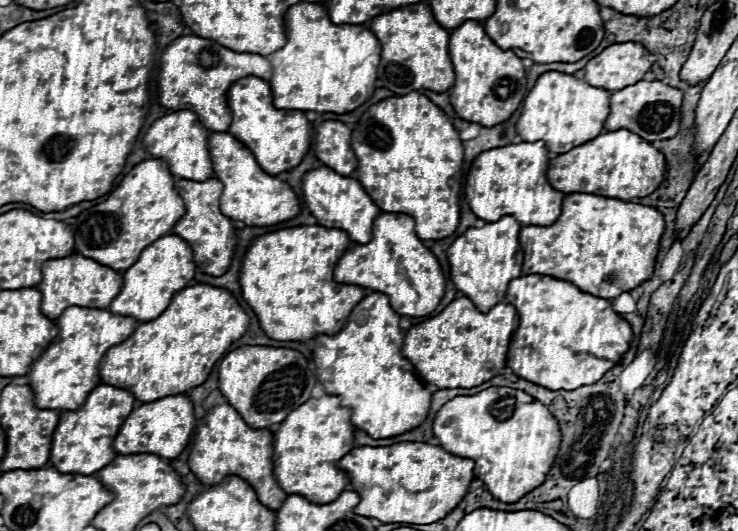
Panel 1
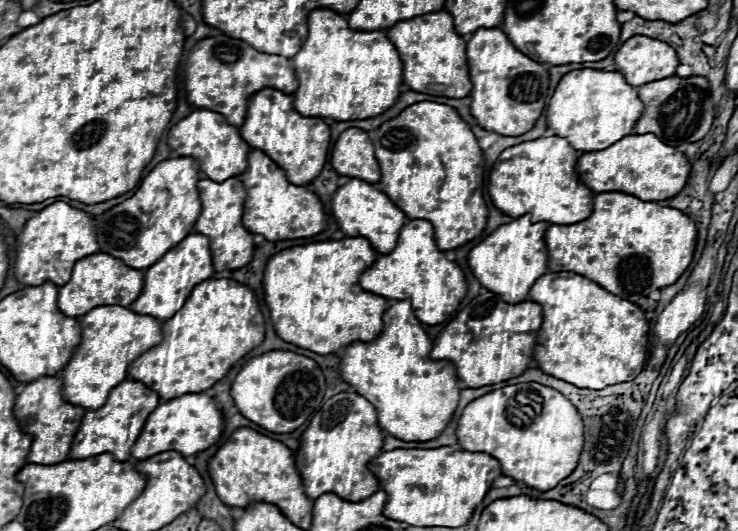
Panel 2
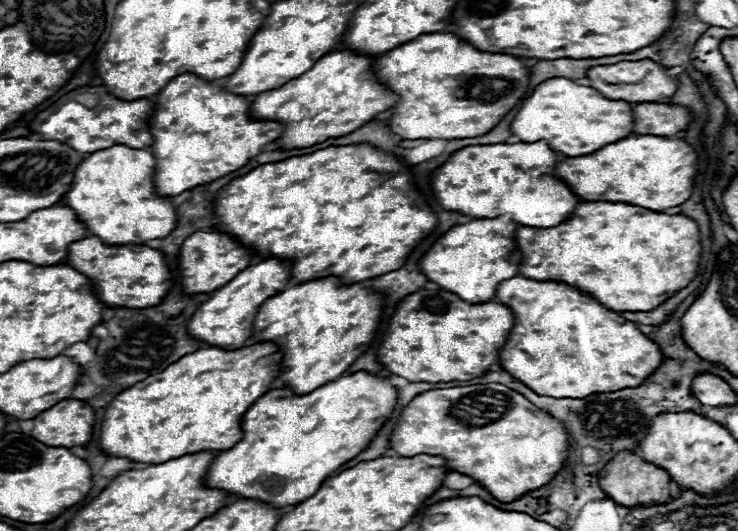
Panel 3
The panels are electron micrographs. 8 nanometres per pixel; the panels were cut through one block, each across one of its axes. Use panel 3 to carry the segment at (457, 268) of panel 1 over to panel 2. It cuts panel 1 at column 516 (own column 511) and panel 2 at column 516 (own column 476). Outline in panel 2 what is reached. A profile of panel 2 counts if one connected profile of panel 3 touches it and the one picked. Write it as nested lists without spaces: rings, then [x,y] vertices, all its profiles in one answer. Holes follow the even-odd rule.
[[[520,216],[510,224],[504,224],[496,228],[492,234],[488,234],[480,244],[476,244],[468,258],[470,258],[470,270],[474,278],[490,292],[500,294],[504,302],[518,304],[528,298],[528,292],[532,284],[548,272],[548,250],[544,244],[544,232],[550,224],[548,222],[530,222],[530,216]]]

